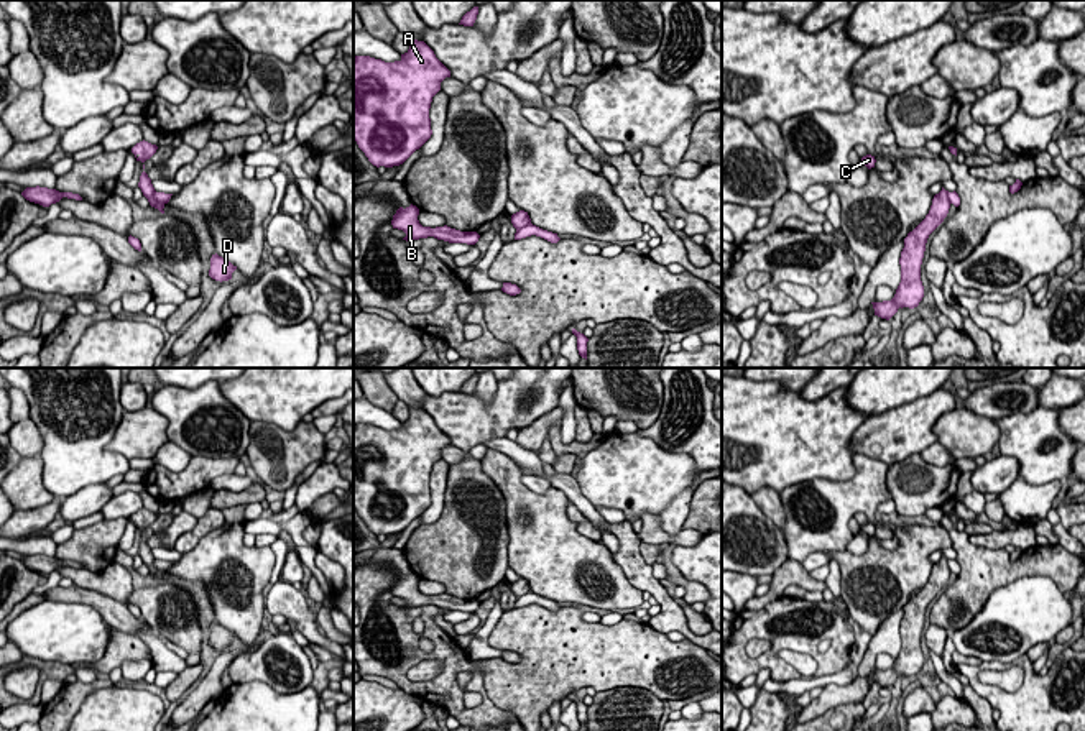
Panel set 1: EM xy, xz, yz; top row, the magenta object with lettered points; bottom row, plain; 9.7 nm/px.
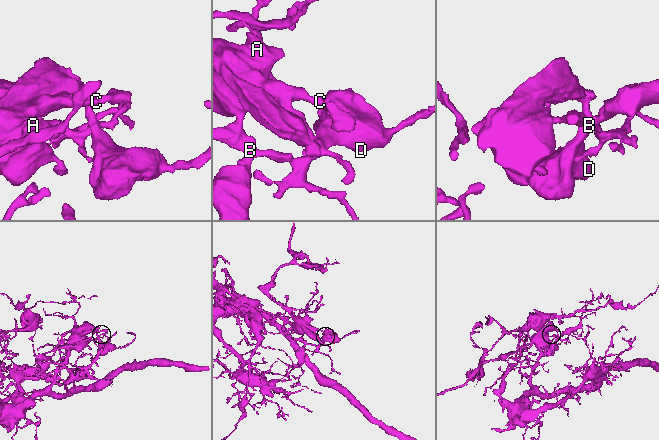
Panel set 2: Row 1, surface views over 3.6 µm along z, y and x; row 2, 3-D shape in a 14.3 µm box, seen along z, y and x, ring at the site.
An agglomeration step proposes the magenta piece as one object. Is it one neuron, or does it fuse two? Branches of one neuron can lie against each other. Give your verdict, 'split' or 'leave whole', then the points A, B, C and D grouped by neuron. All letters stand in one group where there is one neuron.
split; A B C / D

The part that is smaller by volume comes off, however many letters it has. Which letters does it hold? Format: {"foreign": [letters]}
{"foreign": ["D"]}

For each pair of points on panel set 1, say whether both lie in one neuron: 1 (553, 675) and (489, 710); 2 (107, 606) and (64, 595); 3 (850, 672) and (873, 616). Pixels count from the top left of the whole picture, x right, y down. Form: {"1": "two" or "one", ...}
{"1": "two", "2": "one", "3": "two"}

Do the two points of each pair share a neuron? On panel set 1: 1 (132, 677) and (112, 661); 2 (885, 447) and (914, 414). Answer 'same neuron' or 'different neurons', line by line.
1: different neurons
2: same neuron

